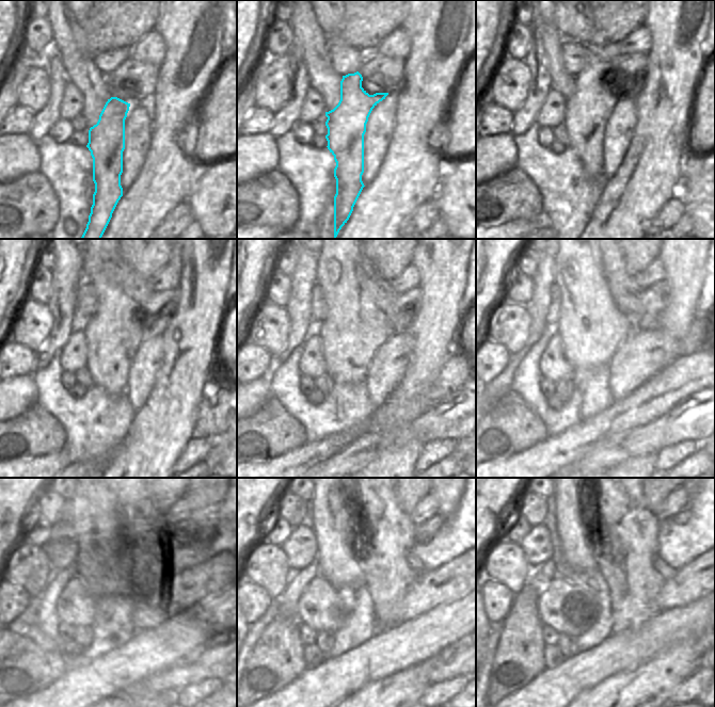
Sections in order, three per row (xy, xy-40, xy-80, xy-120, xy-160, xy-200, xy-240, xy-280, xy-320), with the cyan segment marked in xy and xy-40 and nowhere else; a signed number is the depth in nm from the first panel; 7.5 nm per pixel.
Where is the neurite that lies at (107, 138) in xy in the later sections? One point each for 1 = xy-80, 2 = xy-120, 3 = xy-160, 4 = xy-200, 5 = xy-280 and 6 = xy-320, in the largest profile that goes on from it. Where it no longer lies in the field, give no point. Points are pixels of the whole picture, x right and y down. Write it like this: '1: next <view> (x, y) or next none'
1: next xy-80 (586, 112)
2: next xy-120 (113, 334)
3: next xy-160 (353, 327)
4: next xy-200 (591, 326)
5: next xy-280 (337, 540)
6: next xy-320 (575, 532)

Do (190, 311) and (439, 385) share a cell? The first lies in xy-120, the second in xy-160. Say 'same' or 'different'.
different

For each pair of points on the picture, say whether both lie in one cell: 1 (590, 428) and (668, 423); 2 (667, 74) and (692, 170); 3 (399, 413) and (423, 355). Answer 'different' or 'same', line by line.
1: different
2: different
3: different

